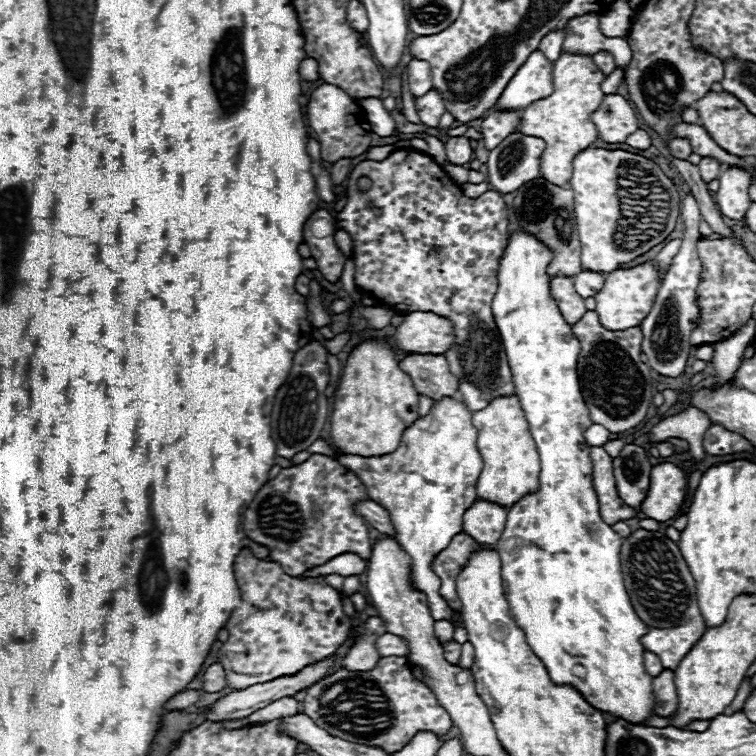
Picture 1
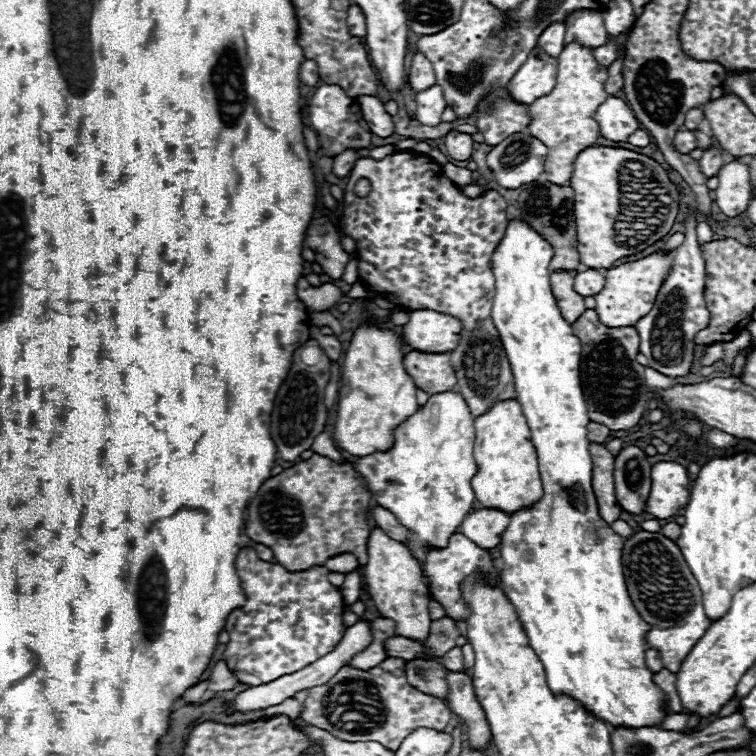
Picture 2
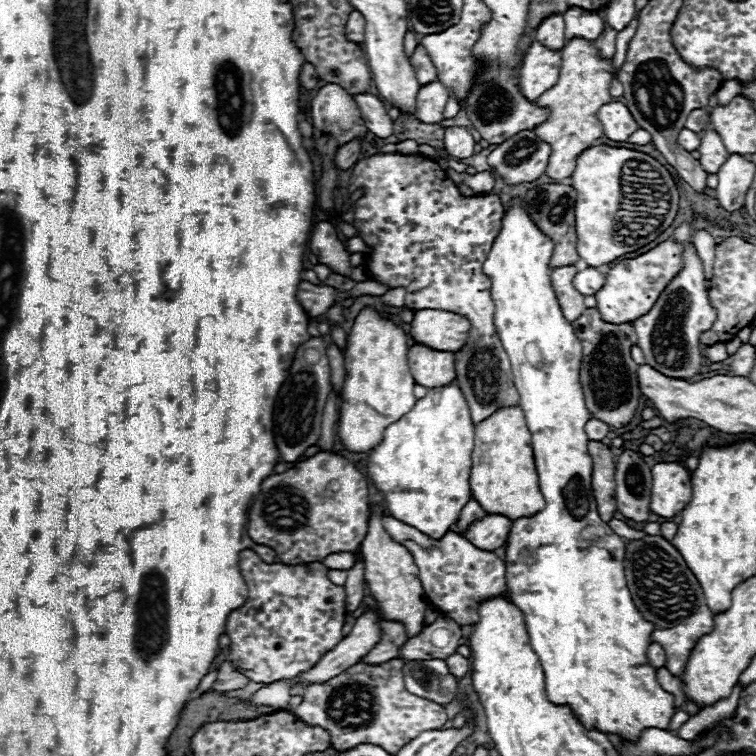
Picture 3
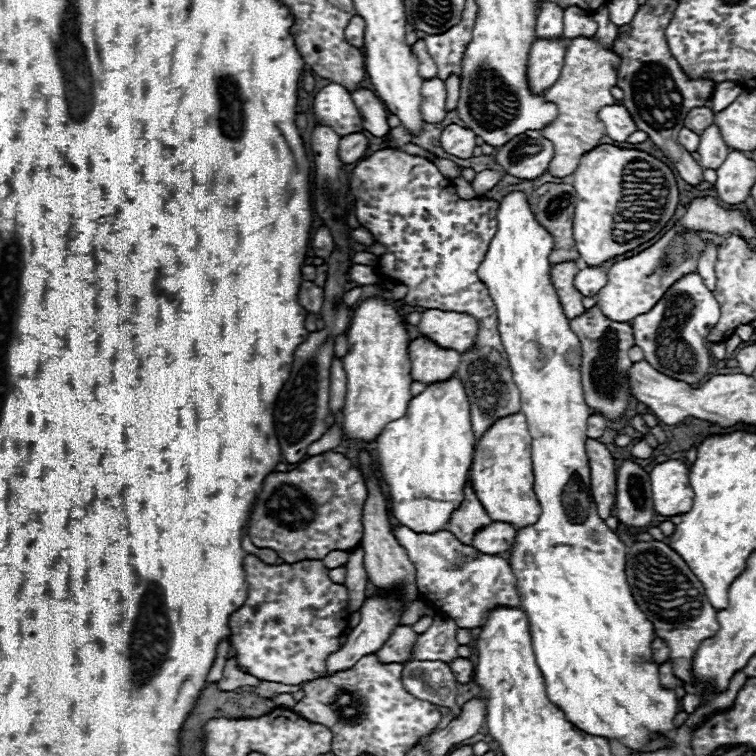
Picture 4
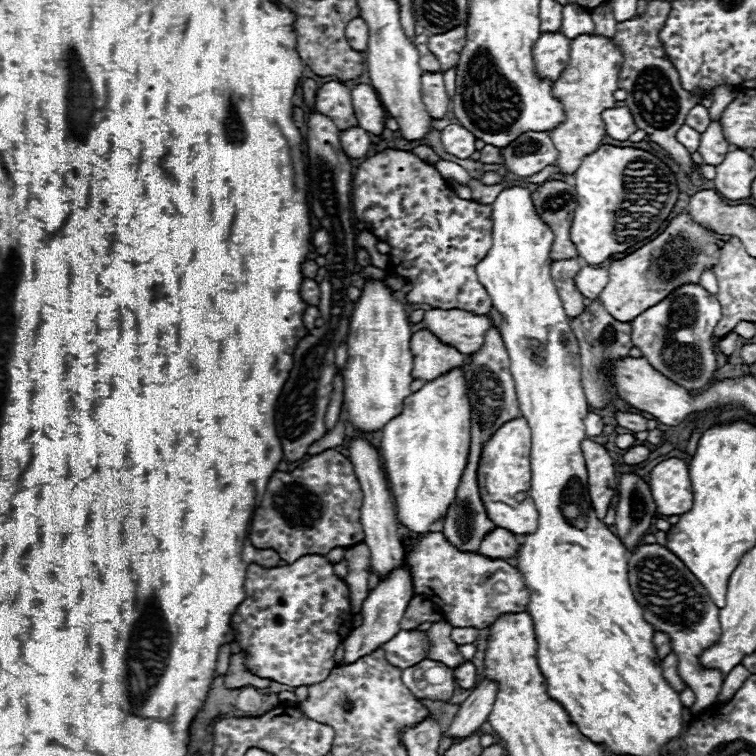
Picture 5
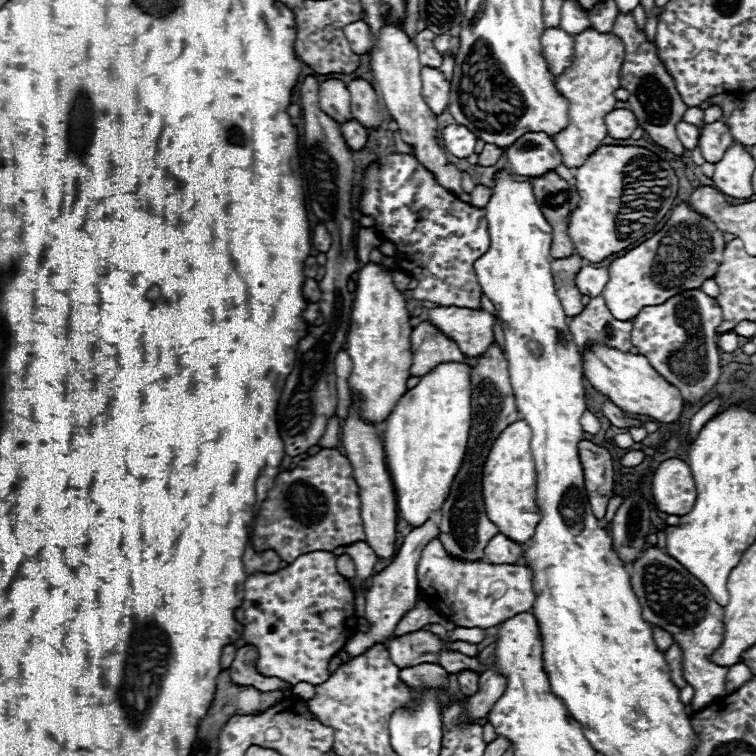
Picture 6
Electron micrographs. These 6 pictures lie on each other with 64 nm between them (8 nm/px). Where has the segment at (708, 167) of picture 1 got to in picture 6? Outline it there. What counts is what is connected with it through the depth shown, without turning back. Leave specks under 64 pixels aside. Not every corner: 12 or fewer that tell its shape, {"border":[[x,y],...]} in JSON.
{"border":[[722,120],[700,130],[704,160],[716,164],[734,144]]}

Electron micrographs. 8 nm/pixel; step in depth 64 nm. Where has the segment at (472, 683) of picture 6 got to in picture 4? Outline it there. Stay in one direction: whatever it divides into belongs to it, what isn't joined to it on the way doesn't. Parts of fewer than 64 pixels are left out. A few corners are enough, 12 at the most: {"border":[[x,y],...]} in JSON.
{"border":[[456,658],[450,668],[460,684],[472,682],[474,664]]}

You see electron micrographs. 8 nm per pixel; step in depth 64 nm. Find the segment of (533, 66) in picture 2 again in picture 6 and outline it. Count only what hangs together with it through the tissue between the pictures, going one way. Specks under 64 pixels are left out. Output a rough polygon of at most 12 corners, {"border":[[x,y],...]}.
{"border":[[546,28],[542,54],[560,76],[574,60],[574,36]]}

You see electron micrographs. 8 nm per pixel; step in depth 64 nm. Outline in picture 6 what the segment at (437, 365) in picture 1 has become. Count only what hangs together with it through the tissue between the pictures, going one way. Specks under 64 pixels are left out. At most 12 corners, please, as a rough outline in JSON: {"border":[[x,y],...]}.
{"border":[[428,320],[412,330],[412,374],[464,362],[458,344]]}

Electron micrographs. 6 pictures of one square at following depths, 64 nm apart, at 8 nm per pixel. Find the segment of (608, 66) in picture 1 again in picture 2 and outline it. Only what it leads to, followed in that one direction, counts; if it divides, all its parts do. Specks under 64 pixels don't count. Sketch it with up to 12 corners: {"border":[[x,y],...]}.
{"border":[[616,42],[610,44],[594,50],[594,58],[606,68],[616,60]]}

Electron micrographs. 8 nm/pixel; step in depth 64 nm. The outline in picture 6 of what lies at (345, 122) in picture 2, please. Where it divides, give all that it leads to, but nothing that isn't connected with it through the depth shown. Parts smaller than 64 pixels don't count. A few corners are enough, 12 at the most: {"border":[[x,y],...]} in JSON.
{"border":[[342,80],[320,84],[322,112],[350,120],[350,92]]}

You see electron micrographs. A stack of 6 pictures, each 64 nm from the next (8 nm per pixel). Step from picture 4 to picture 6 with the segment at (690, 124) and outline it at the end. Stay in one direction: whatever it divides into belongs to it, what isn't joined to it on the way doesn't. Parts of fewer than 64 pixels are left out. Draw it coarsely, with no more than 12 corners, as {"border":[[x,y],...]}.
{"border":[[698,106],[688,108],[682,116],[684,122],[690,122],[702,128],[704,110]]}

